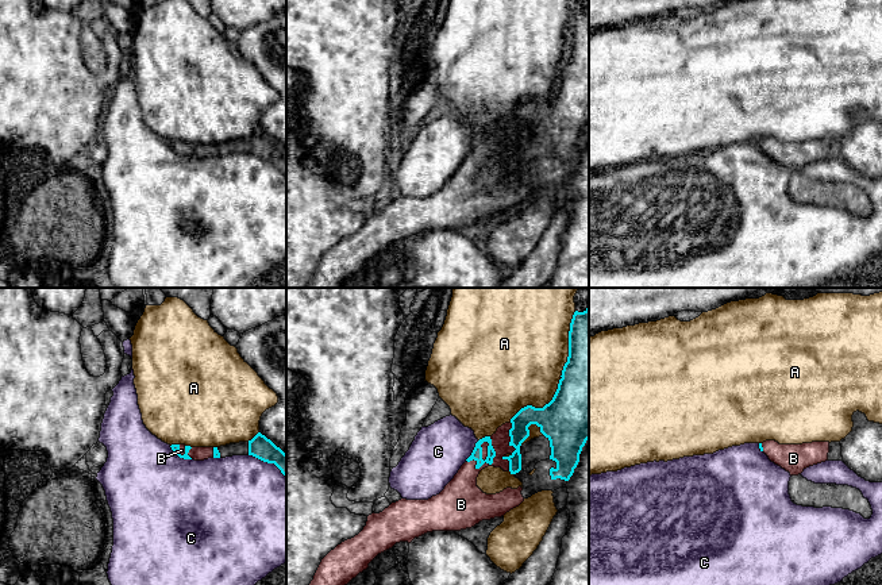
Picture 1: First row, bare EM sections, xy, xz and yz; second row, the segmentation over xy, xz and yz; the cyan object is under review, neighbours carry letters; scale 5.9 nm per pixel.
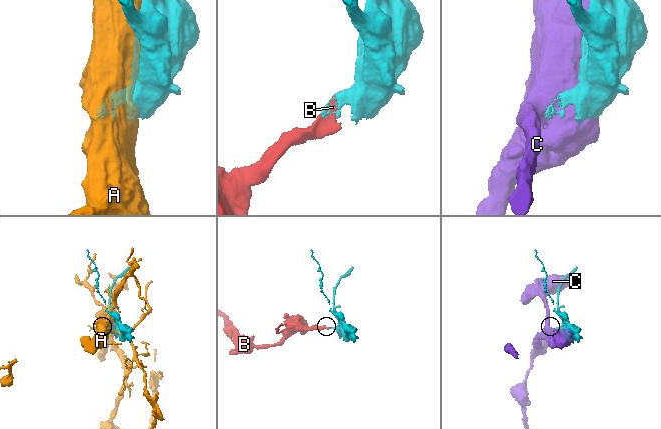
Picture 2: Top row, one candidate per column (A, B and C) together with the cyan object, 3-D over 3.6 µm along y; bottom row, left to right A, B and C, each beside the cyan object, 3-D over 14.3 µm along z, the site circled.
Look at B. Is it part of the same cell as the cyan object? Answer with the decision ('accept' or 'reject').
accept

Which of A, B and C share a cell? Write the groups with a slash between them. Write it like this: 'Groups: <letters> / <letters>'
Groups: A / B / C

